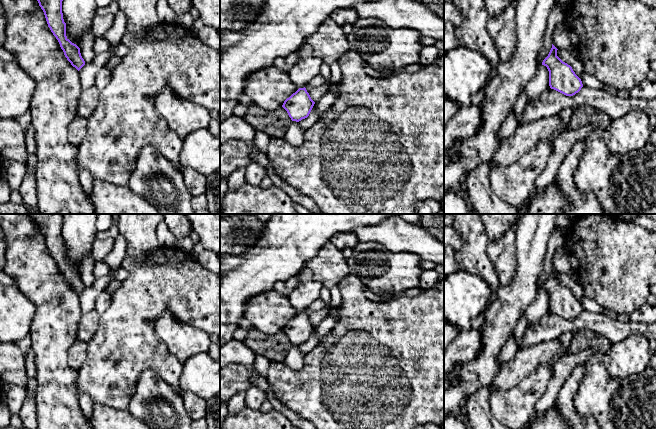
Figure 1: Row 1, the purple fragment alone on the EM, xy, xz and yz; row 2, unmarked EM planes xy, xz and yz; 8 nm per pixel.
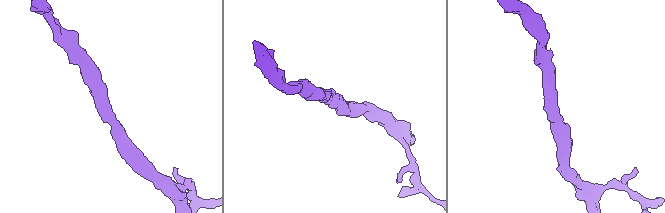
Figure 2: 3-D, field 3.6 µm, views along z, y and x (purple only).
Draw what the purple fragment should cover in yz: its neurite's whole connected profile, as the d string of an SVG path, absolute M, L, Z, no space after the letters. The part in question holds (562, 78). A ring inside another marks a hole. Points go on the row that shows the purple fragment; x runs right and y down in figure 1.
M552 44L548 56L542 62L549 71L549 86L566 96L573 96L583 87L582 81L572 67L557 56L557 50Z

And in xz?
M299 88L289 98L282 107L287 111L292 121L299 122L309 116L315 102L311 99L306 88Z

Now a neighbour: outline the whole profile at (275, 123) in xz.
M257 105L247 108L243 119L257 132L263 132L271 138L281 139L285 136L292 120L281 106L275 110L261 109Z

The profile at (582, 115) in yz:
M577 106L573 108L569 130L576 130L582 126L592 124L596 129L607 129L610 117L603 111L591 106Z

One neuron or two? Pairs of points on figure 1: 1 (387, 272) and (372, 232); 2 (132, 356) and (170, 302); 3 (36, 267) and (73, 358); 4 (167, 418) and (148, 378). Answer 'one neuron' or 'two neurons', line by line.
1: two neurons
2: one neuron
3: two neurons
4: one neuron

